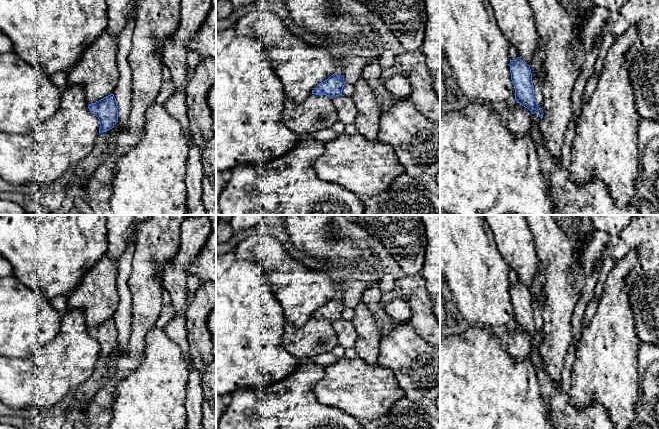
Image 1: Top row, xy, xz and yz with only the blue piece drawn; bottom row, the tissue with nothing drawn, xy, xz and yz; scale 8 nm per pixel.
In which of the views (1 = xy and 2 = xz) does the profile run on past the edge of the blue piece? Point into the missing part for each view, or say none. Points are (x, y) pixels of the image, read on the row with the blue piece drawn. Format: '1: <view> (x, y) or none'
1: none
2: none

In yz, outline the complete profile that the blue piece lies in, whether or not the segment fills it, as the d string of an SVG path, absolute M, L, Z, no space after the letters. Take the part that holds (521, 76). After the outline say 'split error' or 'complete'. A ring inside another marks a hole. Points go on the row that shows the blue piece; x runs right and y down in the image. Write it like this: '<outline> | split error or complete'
M521 58L510 60L511 80L515 89L515 100L529 109L532 114L537 110L541 112L534 96L532 73L530 66Z | complete

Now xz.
M333 74L327 80L319 83L313 90L312 94L326 95L331 99L342 95L343 86L346 84L343 76Z | complete

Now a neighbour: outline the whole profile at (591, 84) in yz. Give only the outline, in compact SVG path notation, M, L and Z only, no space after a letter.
M608 33L601 40L600 53L595 62L594 71L588 79L586 83L586 87L584 89L584 93L582 95L582 100L584 102L587 102L591 98L592 94L594 93L596 89L597 82L598 82L598 76L601 73L602 68L603 68L603 62L604 62L605 55L607 51L610 49L610 47L612 46L615 39L616 39L615 35Z

